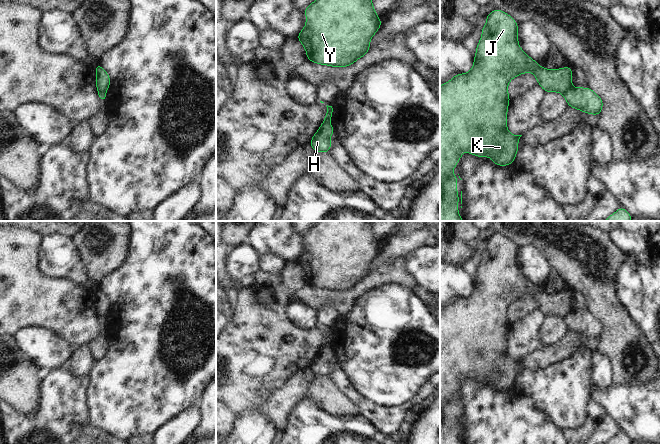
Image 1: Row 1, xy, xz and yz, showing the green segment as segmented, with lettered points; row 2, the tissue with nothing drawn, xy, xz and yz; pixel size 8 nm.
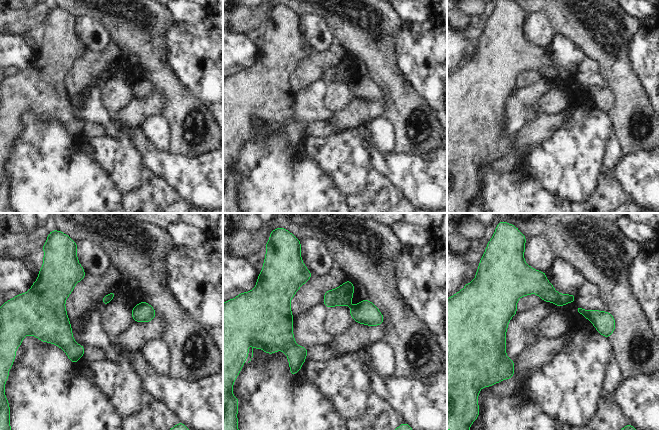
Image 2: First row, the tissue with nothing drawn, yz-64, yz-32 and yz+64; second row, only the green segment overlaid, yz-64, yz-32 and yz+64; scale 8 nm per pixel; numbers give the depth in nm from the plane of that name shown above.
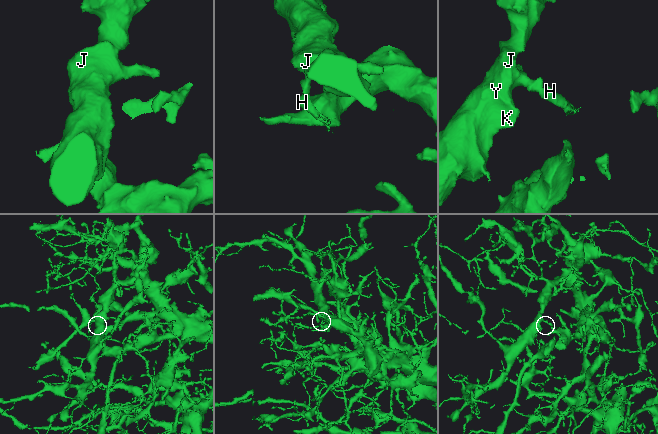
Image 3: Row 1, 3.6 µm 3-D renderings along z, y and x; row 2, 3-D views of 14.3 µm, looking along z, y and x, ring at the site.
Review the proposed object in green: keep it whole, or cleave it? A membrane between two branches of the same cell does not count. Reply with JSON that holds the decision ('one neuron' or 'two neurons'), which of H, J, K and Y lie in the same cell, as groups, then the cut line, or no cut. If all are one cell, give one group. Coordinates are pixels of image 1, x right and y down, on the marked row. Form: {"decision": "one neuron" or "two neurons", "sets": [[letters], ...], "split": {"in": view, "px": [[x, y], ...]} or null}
{"decision": "two neurons", "sets": [["H"], ["J", "K", "Y"]], "split": {"in": "yz", "px": [[571, 86], [563, 94]]}}

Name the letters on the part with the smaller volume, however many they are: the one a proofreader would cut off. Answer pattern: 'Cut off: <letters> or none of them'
Cut off: H

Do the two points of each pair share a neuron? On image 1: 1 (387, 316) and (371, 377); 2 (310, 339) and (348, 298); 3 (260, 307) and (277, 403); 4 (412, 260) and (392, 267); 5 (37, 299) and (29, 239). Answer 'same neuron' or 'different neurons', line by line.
1: same neuron
2: different neurons
3: different neurons
4: different neurons
5: same neuron

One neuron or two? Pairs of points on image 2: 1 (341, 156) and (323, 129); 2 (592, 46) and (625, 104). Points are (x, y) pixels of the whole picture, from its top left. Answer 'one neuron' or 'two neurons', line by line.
1: two neurons
2: one neuron

